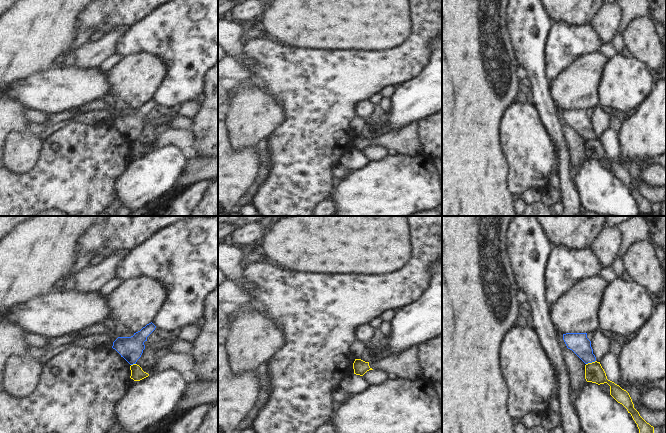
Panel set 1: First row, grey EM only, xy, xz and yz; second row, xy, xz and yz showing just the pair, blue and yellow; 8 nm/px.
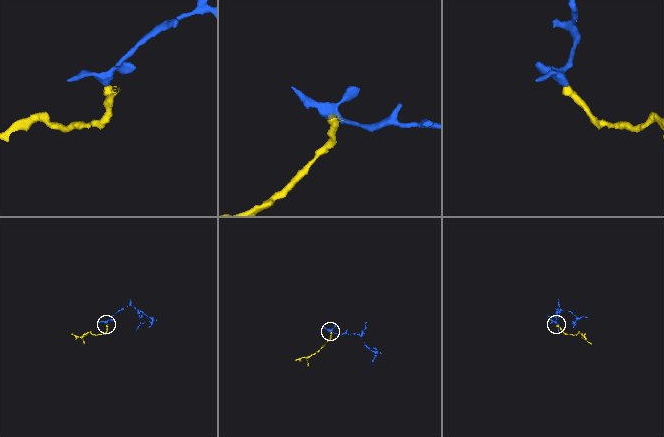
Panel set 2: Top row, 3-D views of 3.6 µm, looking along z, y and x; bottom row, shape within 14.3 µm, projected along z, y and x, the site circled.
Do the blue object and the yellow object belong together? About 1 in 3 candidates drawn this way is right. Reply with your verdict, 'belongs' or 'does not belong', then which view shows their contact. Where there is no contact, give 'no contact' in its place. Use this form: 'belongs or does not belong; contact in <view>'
does not belong; contact in yz

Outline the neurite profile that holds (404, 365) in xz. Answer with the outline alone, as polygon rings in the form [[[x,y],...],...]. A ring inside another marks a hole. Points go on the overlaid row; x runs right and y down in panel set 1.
[[[417,346],[402,351],[399,354],[374,362],[365,362],[355,359],[353,363],[354,374],[363,376],[367,371],[377,369],[388,373],[391,377],[399,379],[416,379],[422,376],[422,370],[417,360]]]

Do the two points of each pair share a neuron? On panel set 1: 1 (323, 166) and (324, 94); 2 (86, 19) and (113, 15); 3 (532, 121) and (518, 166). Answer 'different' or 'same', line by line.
1: same
2: same
3: same

